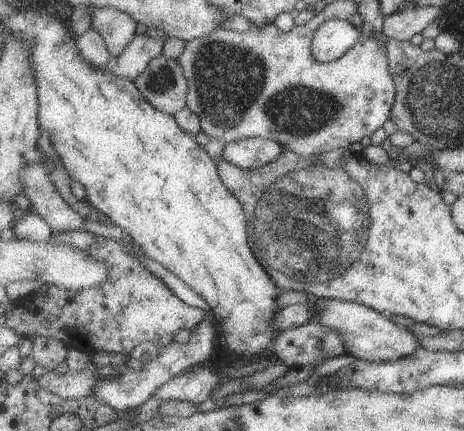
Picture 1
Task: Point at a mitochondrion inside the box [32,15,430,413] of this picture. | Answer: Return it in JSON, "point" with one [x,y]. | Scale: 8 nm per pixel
{"point":[311,232]}

